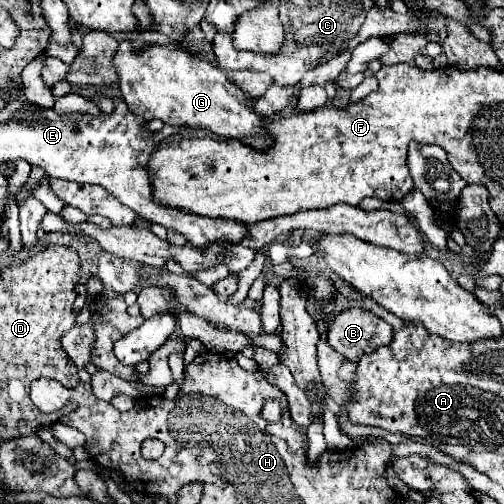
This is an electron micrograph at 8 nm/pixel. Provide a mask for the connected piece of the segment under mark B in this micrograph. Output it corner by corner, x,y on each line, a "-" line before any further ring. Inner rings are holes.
349,309
333,315
325,325
331,347
353,363
361,355
367,355
393,339
393,327
363,309

